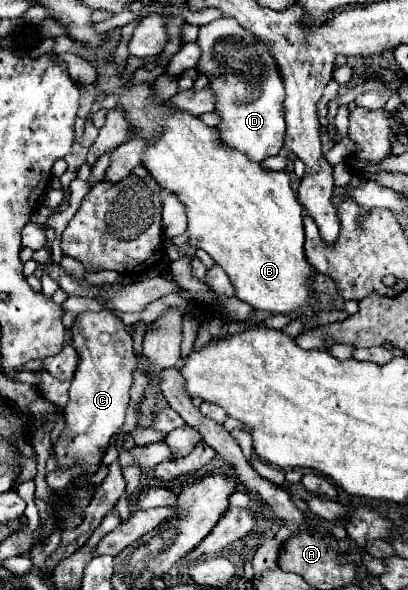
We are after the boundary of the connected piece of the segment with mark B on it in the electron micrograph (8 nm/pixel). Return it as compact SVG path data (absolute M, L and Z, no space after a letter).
M141 83L141 85L135 85L131 87L121 99L119 99L119 105L125 109L127 113L127 119L129 119L129 127L135 129L135 135L137 137L145 137L145 139L151 139L153 135L161 135L159 141L155 145L151 145L145 155L143 155L143 165L147 167L147 171L157 179L157 183L173 193L179 195L179 199L187 205L187 233L189 233L189 243L197 249L205 249L213 261L227 273L231 273L231 283L235 287L235 297L241 299L243 303L249 303L253 309L257 311L269 311L269 313L285 313L285 315L291 315L291 313L301 313L309 307L315 307L317 305L317 299L313 297L313 275L315 271L311 269L309 261L307 261L307 255L305 255L305 231L303 231L303 207L297 199L297 195L293 193L291 189L291 183L289 183L289 175L285 171L265 171L259 163L251 163L243 153L239 151L227 151L225 147L221 147L219 143L219 135L217 135L217 129L215 127L207 127L205 123L201 123L197 117L185 113L185 111L171 111L169 107L165 107L165 103L159 103L159 105L153 105L151 101L151 85L149 83Z

